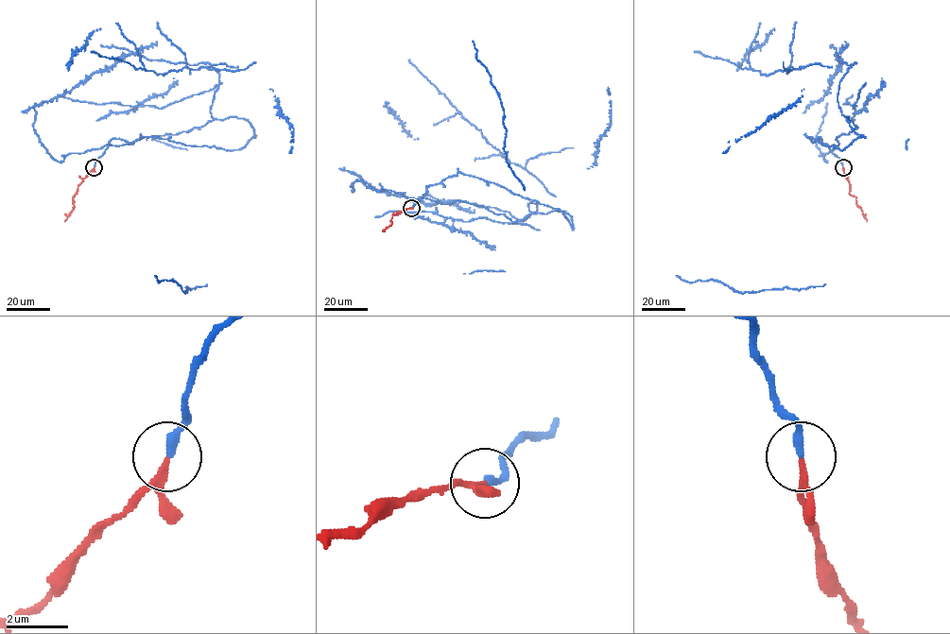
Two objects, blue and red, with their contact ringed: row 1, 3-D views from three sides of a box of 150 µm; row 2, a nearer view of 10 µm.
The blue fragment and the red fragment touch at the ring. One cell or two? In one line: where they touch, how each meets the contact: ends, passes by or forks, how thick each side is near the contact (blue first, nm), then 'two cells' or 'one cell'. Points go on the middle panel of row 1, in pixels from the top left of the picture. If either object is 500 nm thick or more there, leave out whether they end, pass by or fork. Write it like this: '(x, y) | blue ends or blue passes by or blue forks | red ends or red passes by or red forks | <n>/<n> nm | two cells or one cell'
(411, 208) | blue ends | red passes by | 260/140 nm | one cell

